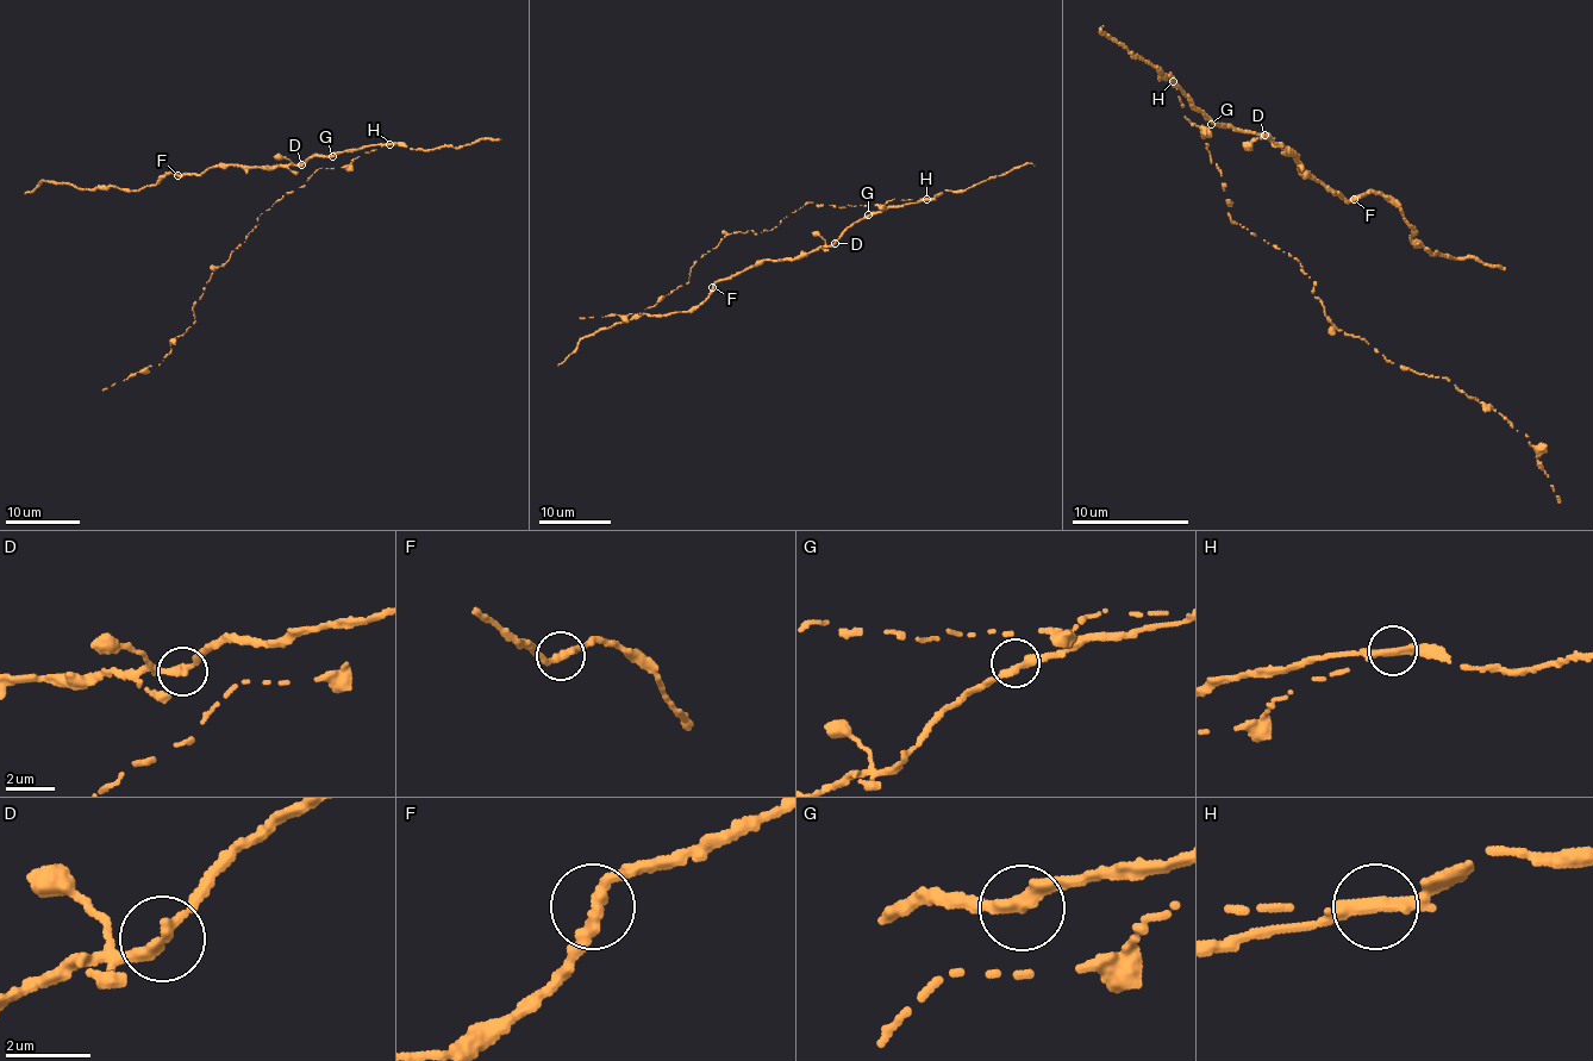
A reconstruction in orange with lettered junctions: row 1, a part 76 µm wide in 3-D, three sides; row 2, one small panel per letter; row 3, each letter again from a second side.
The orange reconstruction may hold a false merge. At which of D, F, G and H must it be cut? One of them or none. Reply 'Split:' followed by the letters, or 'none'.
Split: H

